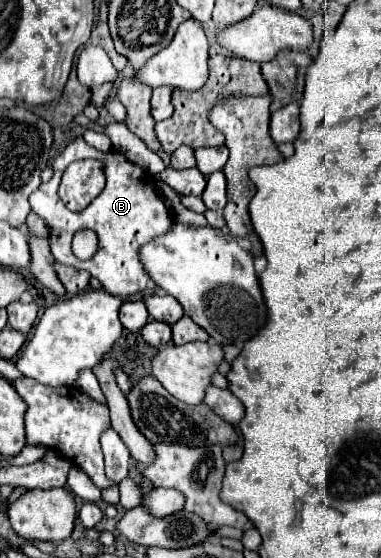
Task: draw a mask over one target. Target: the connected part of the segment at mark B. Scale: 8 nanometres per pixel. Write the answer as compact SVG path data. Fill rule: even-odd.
M81 137L75 139L73 143L69 143L65 147L65 151L59 157L55 157L53 169L55 169L53 179L47 183L41 183L41 187L29 197L29 203L31 203L31 209L39 217L43 217L49 225L49 243L51 243L51 253L53 253L55 261L75 267L75 269L89 271L93 277L97 277L101 281L101 285L107 293L119 295L121 299L125 299L127 295L133 295L137 291L143 291L147 287L149 275L139 259L139 249L143 247L143 243L149 243L151 239L167 233L169 227L173 227L171 213L155 191L155 179L147 171L143 171L139 165L125 159L125 155L121 155L119 151L101 153L95 147L87 145ZM75 159L101 161L103 173L107 179L107 185L101 191L101 195L85 211L79 211L79 213L65 209L65 203L59 199L58 195L59 181L65 171L65 163L71 163ZM79 229L95 231L97 239L99 239L97 253L89 261L77 259L71 251L73 235Z

